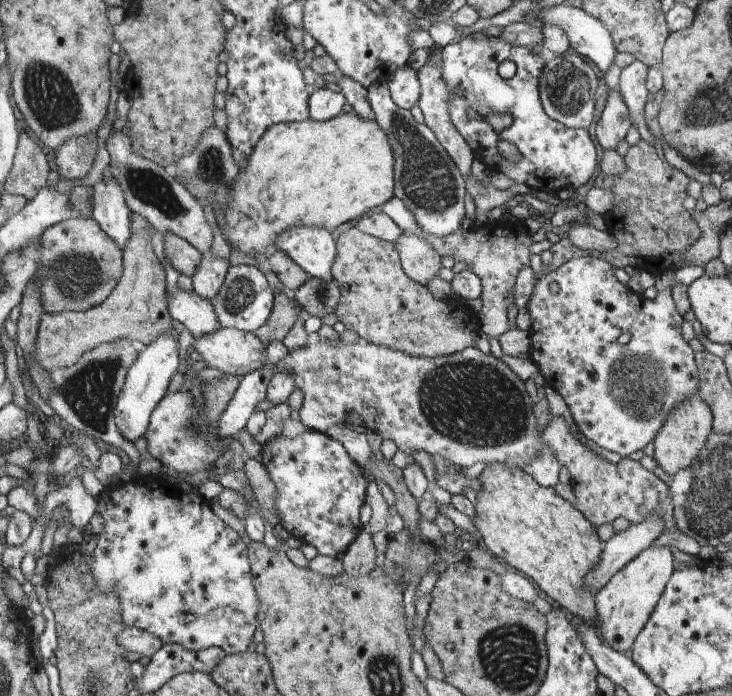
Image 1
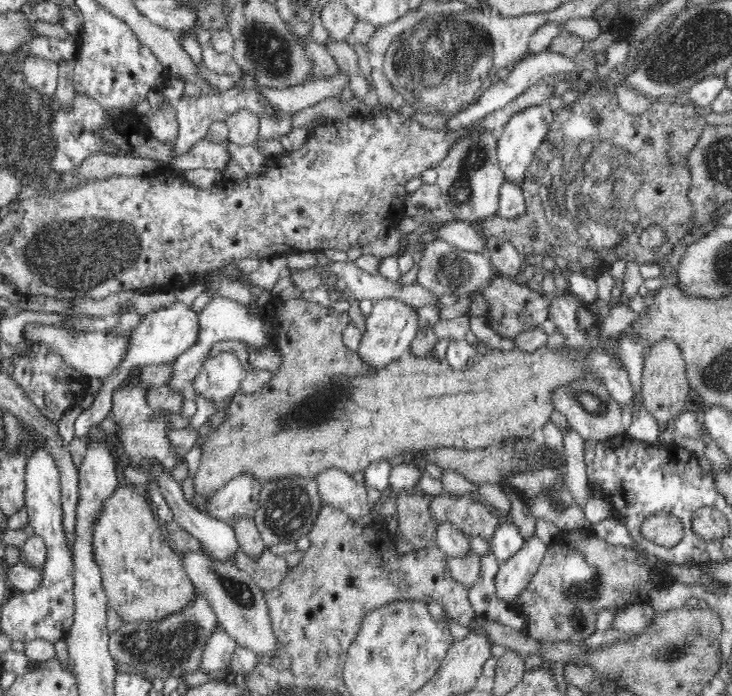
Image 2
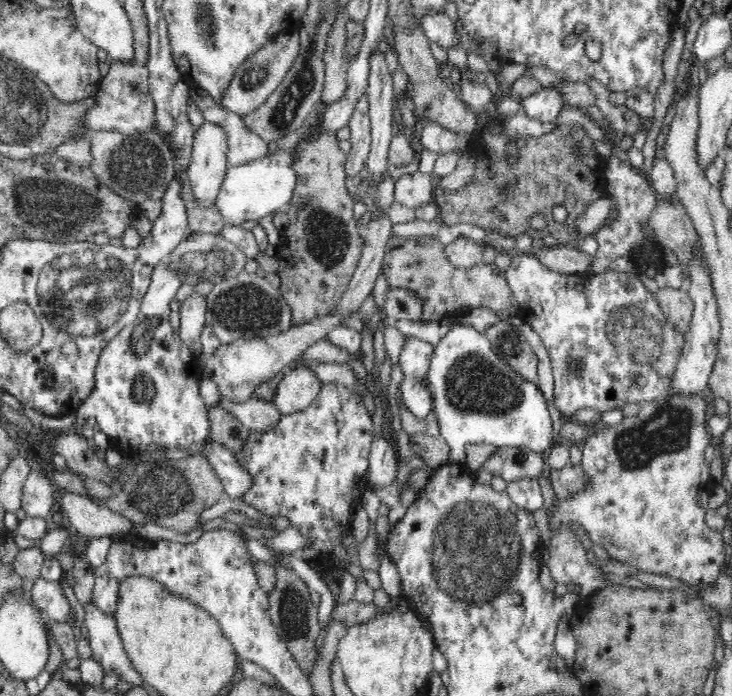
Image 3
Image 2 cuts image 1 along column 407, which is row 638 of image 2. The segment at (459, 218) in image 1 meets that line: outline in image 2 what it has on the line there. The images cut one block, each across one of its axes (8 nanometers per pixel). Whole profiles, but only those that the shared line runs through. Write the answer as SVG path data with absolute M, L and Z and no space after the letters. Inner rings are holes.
M194 588L196 600L189 608L176 612L166 619L146 624L143 622L123 623L118 630L109 634L110 654L116 663L130 664L134 672L145 678L168 676L180 677L184 673L199 670L203 646L211 632L218 626L217 617L211 611L203 594Z

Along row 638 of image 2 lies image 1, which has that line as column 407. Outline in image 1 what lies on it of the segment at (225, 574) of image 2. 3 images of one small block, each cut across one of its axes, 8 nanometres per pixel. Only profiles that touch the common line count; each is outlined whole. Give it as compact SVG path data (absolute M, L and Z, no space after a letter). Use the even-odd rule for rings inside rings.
M402 233L396 240L398 256L402 260L402 268L412 274L412 279L422 286L439 274L441 256L424 238L412 233Z

